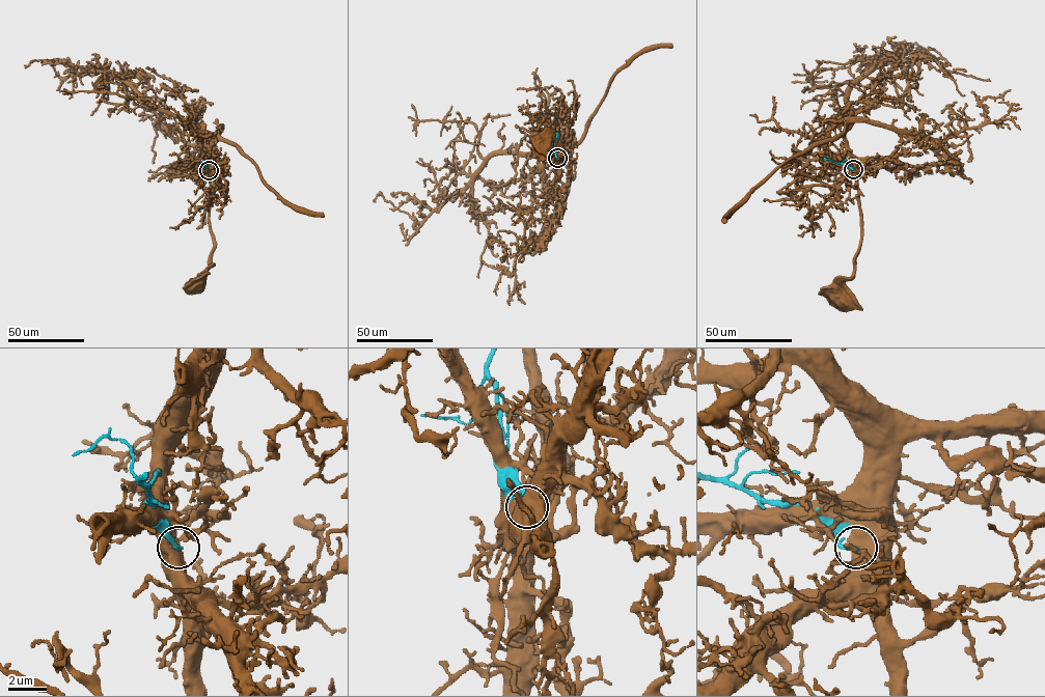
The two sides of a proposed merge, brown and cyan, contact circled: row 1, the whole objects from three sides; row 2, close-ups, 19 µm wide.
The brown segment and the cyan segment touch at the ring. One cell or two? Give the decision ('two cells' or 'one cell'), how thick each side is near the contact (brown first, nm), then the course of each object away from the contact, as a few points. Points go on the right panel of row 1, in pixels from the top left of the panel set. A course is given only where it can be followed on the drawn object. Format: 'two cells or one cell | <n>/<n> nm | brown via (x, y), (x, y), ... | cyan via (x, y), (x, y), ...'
two cells | 800/160 nm | brown via (853, 169), (858, 191), (861, 240), (854, 274), (843, 281), (841, 299) | cyan via (853, 169), (824, 160)

